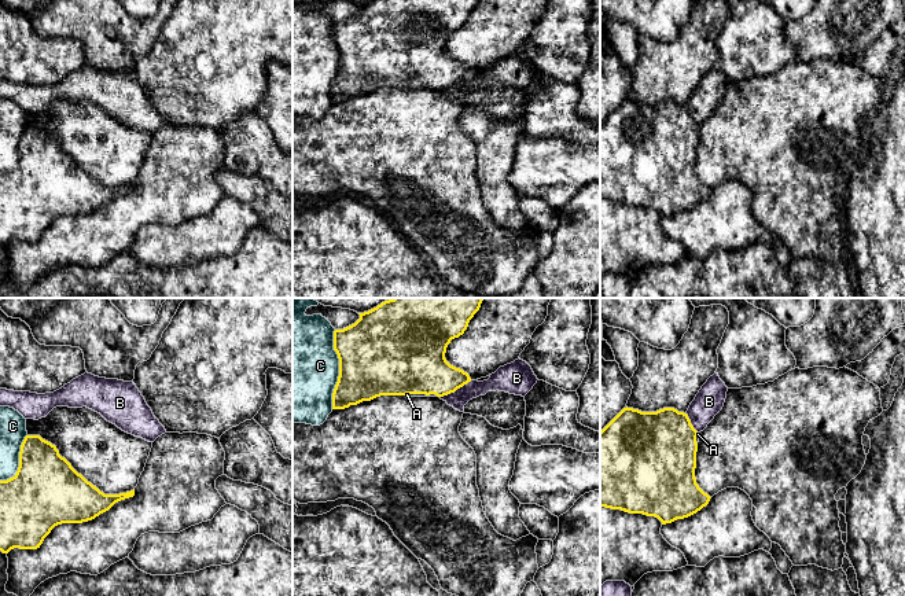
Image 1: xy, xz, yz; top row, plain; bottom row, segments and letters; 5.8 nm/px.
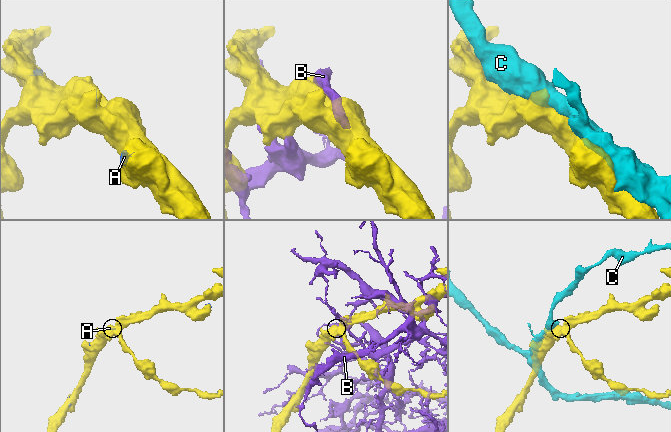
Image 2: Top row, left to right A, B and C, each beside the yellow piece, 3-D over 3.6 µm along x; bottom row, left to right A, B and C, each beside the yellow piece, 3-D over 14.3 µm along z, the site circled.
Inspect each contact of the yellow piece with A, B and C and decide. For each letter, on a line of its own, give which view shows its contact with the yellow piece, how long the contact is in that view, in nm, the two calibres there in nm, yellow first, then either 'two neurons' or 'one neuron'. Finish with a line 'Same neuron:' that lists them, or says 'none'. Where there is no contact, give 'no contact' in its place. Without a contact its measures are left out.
A: contact in xz; length 190 nm; calibres 460 and 20 nm; one neuron
B: contact in xz; length 220 nm; calibres 320 and 100 nm; two neurons
C: contact in xz; length 460 nm; calibres 480 and 480 nm; two neurons
Same neuron: A

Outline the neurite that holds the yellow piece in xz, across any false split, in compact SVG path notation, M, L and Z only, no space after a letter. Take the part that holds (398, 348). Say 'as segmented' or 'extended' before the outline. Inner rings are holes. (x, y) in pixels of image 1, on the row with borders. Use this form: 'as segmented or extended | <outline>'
extended | M393 298L358 313L360 319L354 324L335 330L334 350L339 358L339 376L332 393L332 409L345 409L380 396L444 397L471 382L467 372L446 361L445 353L450 341L464 334L483 299Z

